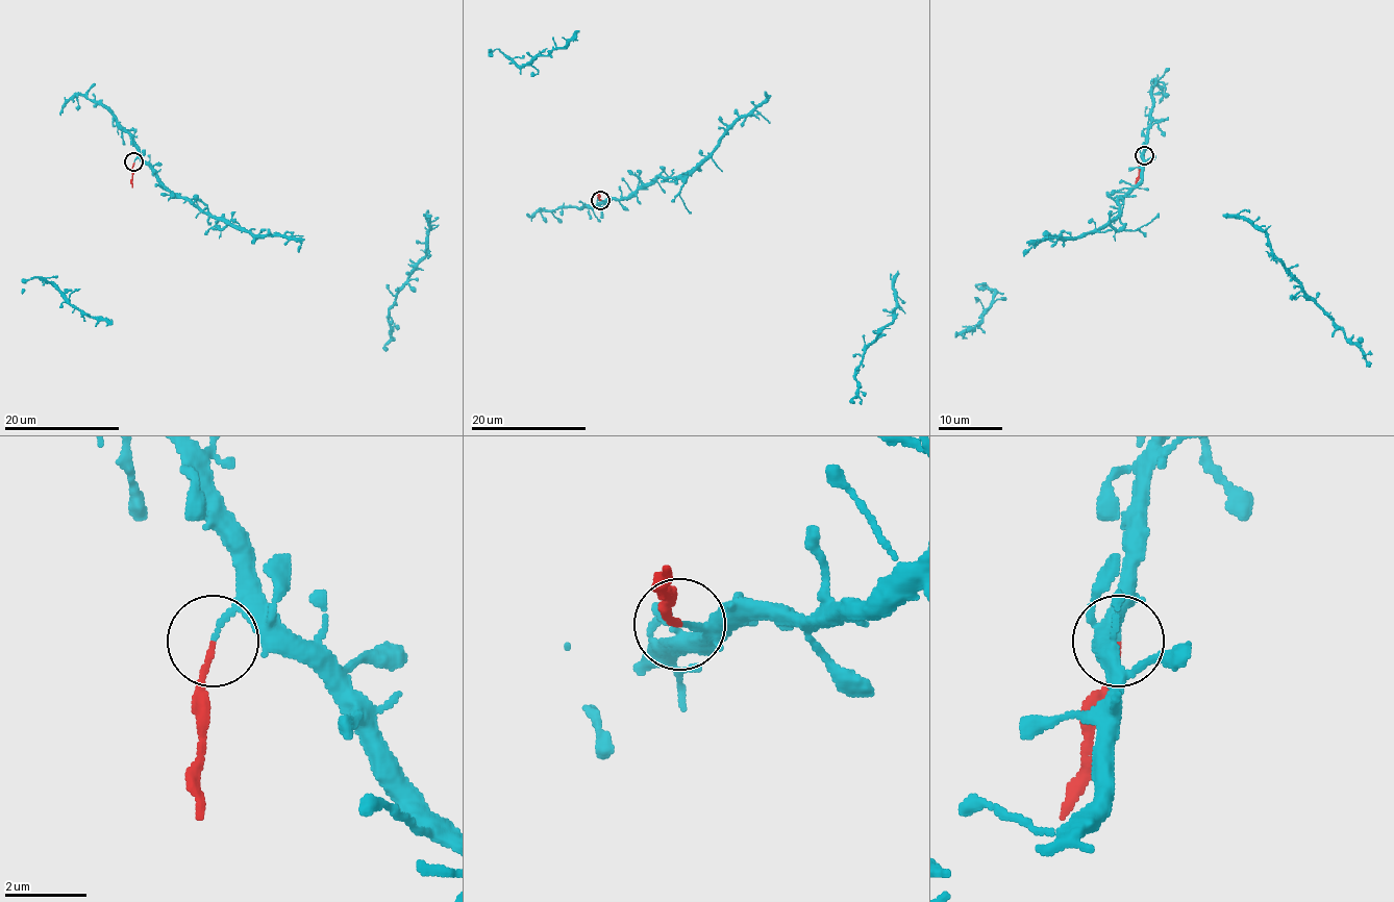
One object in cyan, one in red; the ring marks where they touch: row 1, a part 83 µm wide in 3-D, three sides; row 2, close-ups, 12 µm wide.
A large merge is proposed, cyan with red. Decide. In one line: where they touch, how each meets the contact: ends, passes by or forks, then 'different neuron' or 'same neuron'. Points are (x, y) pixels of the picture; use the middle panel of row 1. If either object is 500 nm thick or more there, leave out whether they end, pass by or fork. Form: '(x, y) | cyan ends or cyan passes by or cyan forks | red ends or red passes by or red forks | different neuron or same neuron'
(600, 200) | cyan ends | red ends | different neuron

